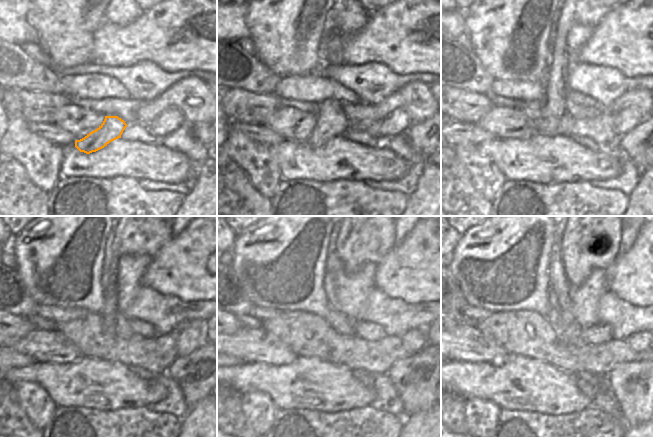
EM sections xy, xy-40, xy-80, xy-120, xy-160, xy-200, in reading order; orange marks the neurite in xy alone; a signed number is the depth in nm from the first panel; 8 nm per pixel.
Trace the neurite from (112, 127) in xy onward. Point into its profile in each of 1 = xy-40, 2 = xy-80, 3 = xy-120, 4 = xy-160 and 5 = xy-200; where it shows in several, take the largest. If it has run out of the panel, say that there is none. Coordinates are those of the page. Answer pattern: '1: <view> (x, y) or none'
1: xy-40 (331, 120)
2: xy-80 (590, 12)
3: xy-120 (146, 236)
4: xy-160 (362, 236)
5: xy-200 (589, 238)

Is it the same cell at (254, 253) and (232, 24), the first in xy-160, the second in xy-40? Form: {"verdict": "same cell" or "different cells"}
{"verdict": "different cells"}

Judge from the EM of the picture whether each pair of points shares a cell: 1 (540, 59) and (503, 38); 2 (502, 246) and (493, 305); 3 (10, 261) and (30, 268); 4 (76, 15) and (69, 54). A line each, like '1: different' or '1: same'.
1: same
2: same
3: different
4: same

